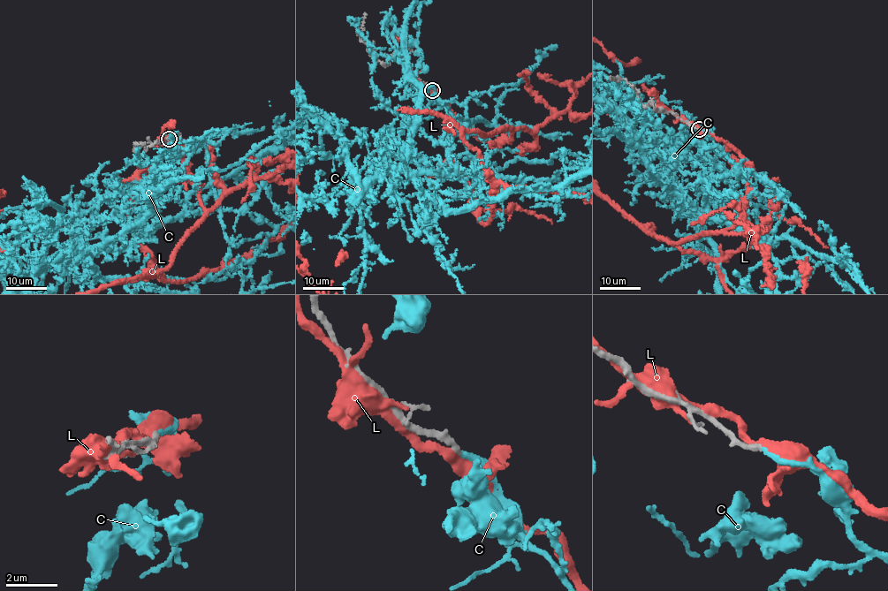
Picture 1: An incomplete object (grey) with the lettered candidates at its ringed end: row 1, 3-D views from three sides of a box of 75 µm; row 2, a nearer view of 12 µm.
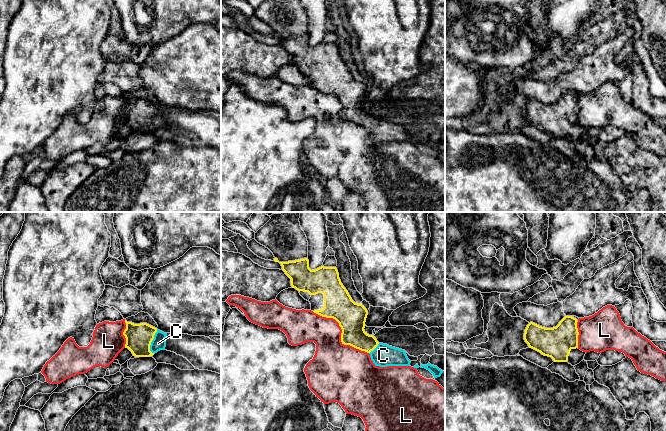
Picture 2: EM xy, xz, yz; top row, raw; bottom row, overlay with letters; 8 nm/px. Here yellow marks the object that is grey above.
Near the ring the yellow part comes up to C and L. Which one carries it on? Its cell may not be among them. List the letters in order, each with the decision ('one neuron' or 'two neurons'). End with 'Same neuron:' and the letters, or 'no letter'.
C: one neuron
L: two neurons
Same neuron: C

